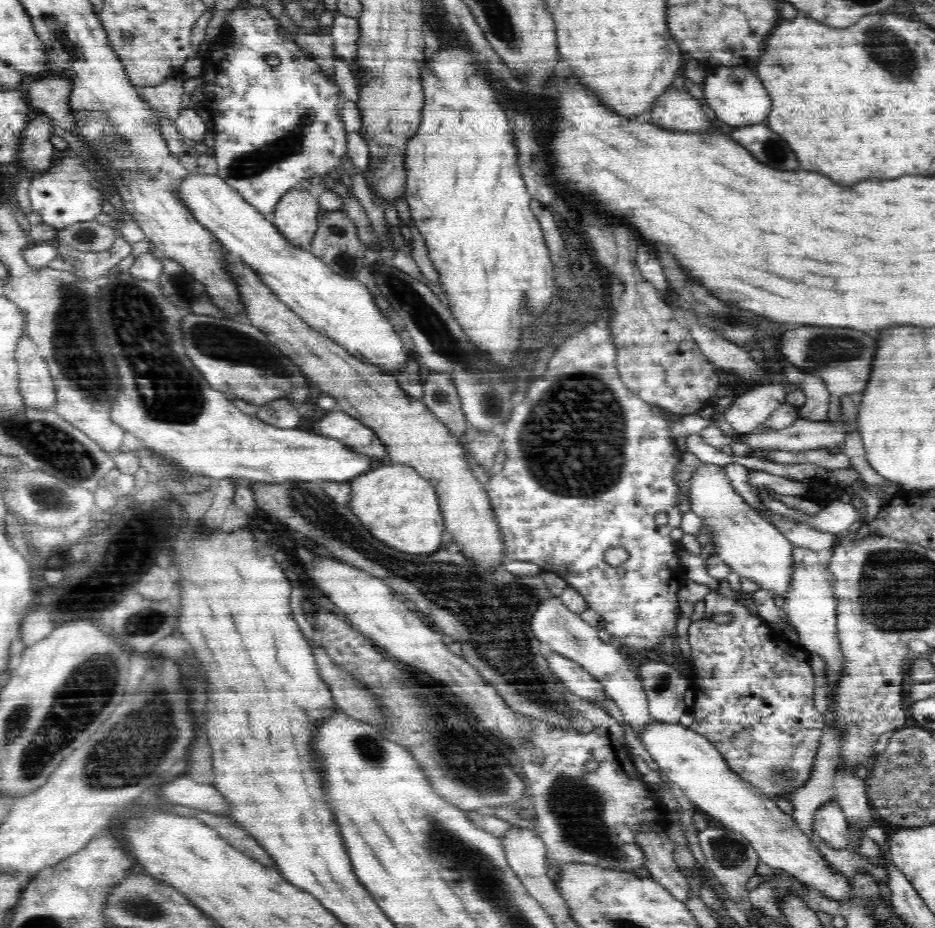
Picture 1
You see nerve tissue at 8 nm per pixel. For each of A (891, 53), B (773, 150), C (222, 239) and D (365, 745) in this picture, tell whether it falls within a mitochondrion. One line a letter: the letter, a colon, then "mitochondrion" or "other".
A: mitochondrion
B: mitochondrion
C: other
D: mitochondrion

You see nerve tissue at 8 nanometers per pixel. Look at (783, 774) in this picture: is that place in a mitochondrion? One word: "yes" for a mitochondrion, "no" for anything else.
yes

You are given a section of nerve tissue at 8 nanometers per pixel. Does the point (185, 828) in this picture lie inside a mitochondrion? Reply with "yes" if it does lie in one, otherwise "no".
no

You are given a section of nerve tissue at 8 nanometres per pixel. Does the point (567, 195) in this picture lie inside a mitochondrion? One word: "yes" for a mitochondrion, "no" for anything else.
no

